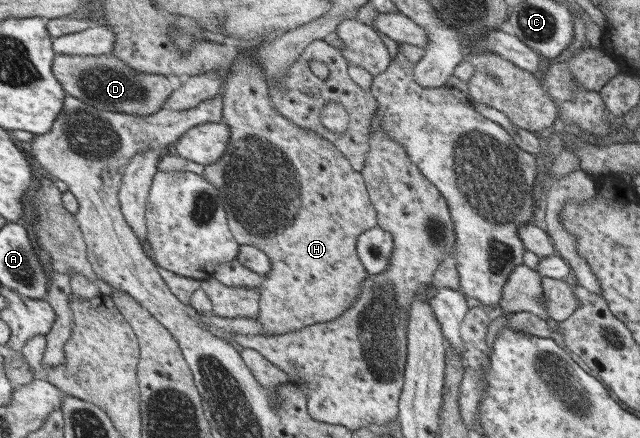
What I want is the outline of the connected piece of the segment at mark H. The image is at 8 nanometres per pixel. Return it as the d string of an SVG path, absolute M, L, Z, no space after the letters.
M258 37L255 42L242 42L243 45L252 44L252 47L242 47L242 44L236 47L236 55L232 60L232 65L228 68L225 76L223 76L223 83L226 86L224 86L224 94L222 96L222 122L231 131L231 141L229 142L227 153L215 163L204 165L203 172L200 175L209 181L214 180L213 184L219 185L217 189L220 190L222 209L226 210L226 214L228 214L228 228L230 228L232 236L236 238L236 243L240 245L252 245L254 248L262 250L269 258L270 270L268 270L265 278L258 287L258 313L256 317L263 330L263 333L260 335L268 336L270 334L286 334L312 324L334 320L346 312L347 309L351 308L352 304L358 300L360 292L362 292L362 282L368 278L366 268L359 258L358 250L356 250L358 236L369 228L379 226L379 214L370 201L372 198L372 189L367 189L364 175L352 168L351 163L348 162L344 154L335 146L332 146L332 143L327 139L320 138L318 134L314 134L312 130L304 130L304 128L298 128L292 122L288 122L289 120L273 106L273 102L267 95L267 81L264 73L262 73L262 68L258 67L258 63L253 58L255 44L264 41L266 41L266 38Z

